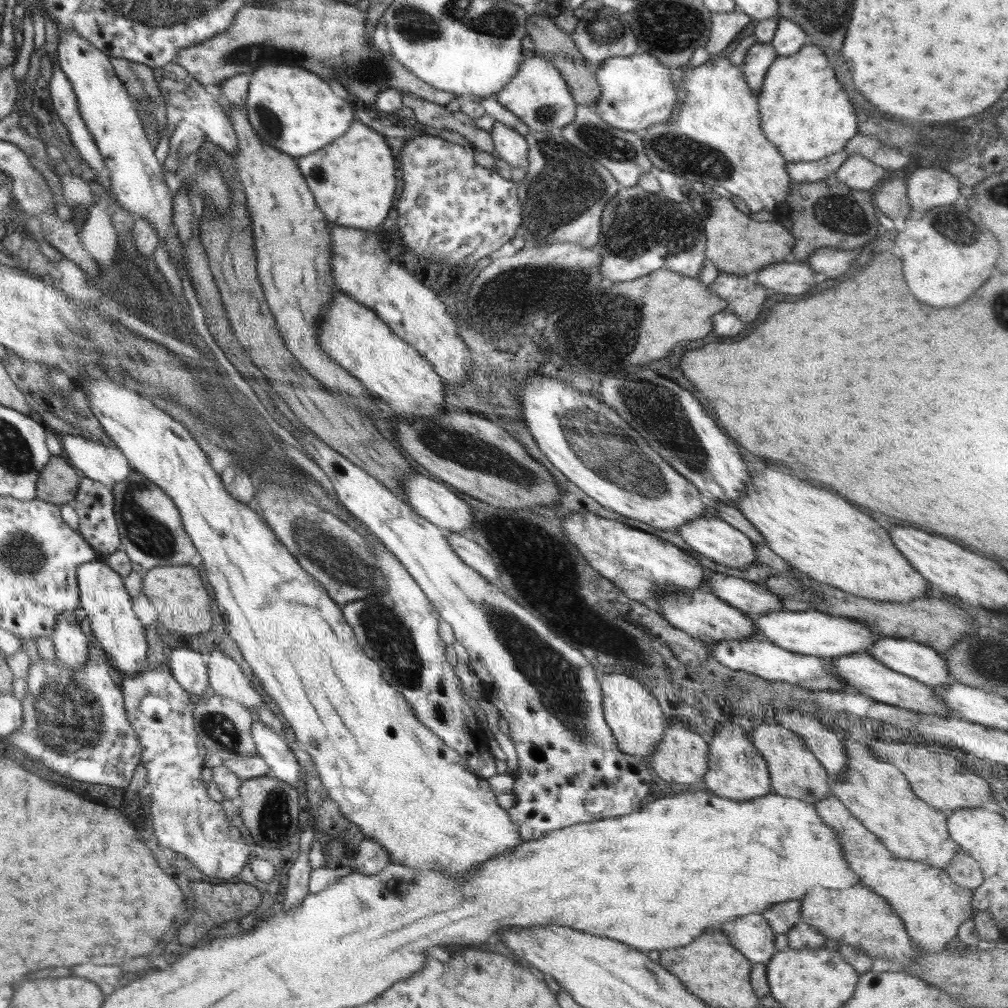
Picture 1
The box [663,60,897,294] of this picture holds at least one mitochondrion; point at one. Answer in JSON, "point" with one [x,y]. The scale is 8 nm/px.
{"point":[841,214]}

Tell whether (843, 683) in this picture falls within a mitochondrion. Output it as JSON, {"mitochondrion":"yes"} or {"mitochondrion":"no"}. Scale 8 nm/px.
{"mitochondrion":"no"}

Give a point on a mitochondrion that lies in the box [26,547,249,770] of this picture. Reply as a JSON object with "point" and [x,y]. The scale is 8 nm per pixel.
{"point":[69,713]}

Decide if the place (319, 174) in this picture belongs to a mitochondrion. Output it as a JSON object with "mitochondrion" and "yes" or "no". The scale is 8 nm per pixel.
{"mitochondrion":"yes"}

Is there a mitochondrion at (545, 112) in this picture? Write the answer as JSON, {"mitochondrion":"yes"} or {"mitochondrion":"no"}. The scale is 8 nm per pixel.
{"mitochondrion":"yes"}

